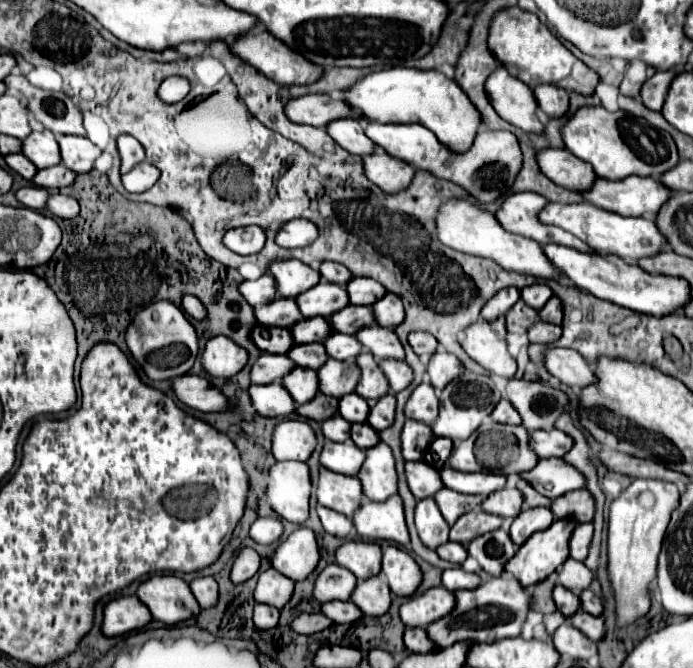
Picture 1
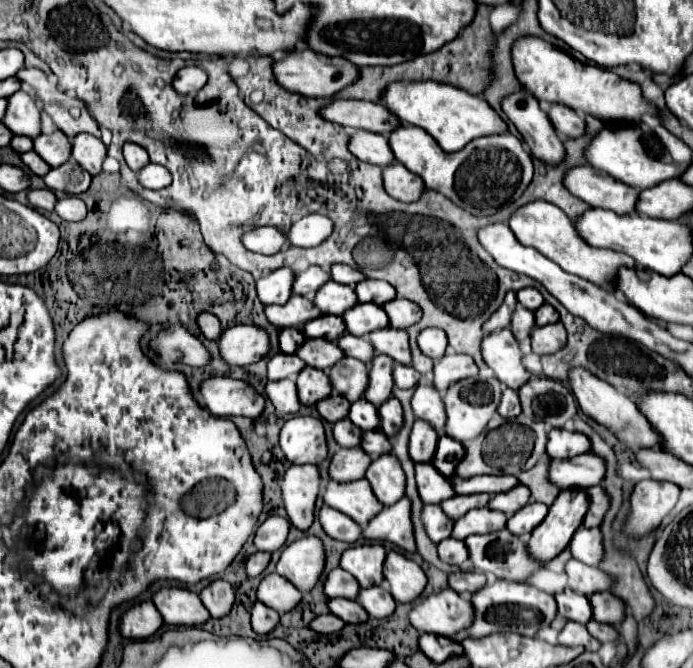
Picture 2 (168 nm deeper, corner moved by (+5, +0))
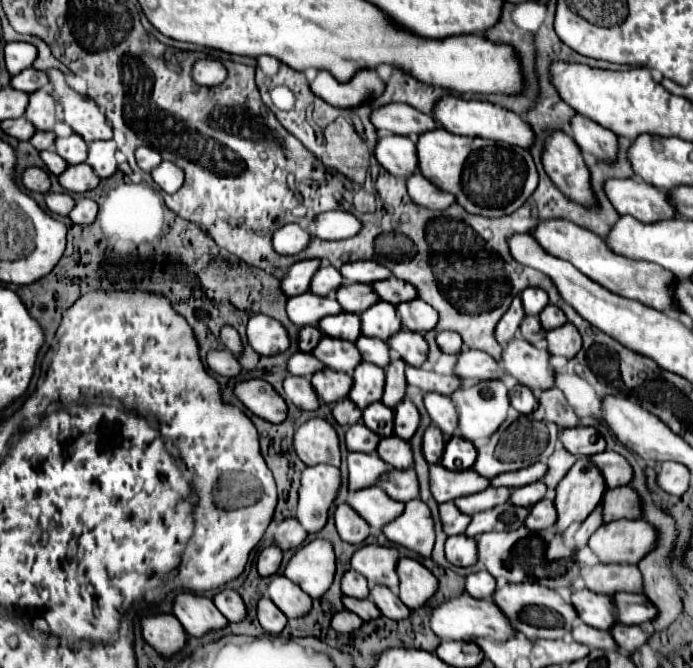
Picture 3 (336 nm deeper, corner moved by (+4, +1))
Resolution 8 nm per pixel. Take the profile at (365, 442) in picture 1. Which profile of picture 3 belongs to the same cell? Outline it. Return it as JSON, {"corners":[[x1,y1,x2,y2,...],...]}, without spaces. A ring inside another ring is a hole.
{"corners":[[388,436,382,438,376,452,380,454,380,458,396,468,396,470,408,470,414,468,414,456,410,454,410,442,398,438,398,436]]}

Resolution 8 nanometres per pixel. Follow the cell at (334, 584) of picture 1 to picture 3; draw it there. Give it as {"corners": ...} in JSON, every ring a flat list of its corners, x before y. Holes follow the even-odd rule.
{"corners":[[348,570,342,578,342,592,352,598,368,598,368,582,356,570]]}

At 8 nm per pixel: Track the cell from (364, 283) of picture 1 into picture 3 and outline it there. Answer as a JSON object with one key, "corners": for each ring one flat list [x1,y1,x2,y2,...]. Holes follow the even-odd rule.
{"corners":[[386,278,386,280,374,282,372,286,374,286,376,294,382,300,386,300,386,302,390,302,394,306,398,306,400,302,414,300,418,296,418,290,412,284,408,284,408,282,400,280,400,278]]}

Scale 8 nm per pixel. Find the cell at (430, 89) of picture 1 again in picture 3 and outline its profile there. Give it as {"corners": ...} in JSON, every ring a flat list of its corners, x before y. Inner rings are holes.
{"corners":[[444,96,432,112,434,120,446,128,452,134,460,136,478,136,478,138,488,138,494,142,506,142,510,146,522,146,524,150,530,150,536,142,536,134,528,122,524,122,518,114,504,110,496,104,490,102,480,102,480,100,460,100,454,96]]}

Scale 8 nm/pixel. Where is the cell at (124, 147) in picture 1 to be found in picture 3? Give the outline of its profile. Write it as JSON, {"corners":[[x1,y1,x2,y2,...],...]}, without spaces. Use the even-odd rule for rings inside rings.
{"corners":[[142,146,142,148,136,150,136,160,138,160,138,166,140,166,144,172,152,172,154,168,160,166,162,156,160,156,154,148]]}

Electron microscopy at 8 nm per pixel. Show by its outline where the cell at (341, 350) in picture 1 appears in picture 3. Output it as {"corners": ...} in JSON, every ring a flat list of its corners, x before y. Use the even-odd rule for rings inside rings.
{"corners":[[360,336,356,340,356,346,358,346,358,350,366,362,372,362,380,368,386,368,390,364,390,348,386,346,384,340]]}

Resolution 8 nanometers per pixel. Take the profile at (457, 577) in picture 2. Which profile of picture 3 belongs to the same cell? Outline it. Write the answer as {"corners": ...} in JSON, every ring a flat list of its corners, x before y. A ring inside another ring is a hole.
{"corners":[[482,570,482,572,476,572,476,574,470,574,466,576,466,592,474,598,492,598,496,590,496,580,492,578,490,572]]}

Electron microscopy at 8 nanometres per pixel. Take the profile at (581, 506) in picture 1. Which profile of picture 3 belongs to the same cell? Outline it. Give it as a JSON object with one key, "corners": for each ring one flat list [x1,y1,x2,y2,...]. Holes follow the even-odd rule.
{"corners":[[620,486,614,490,608,490,604,494,604,522,612,522,612,520,636,520,642,518,642,500,640,494,632,488,632,486]]}

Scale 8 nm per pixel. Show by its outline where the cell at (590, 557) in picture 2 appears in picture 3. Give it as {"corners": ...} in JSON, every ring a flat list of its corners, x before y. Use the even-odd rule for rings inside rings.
{"corners":[[616,520,600,526,588,546,606,564,638,564,658,546,658,530,644,520]]}

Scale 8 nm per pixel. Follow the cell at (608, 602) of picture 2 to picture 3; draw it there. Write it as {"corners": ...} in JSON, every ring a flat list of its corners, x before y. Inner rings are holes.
{"corners":[[618,592,612,596,616,610,618,610,618,622,622,624,642,624,652,622,658,614,658,608,652,606,652,602,644,594,628,594]]}

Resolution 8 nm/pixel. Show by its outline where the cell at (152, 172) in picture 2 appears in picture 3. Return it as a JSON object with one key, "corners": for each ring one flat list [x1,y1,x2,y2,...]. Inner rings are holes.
{"corners":[[162,162,154,172,152,172,154,182,166,192,166,194,176,194,182,184,184,184,184,172,172,164,172,162]]}

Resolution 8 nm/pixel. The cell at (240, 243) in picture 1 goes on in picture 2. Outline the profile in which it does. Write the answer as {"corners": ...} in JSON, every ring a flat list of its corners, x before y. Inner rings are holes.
{"corners":[[255,227,243,233,241,243,253,253,273,255,285,245,285,235,277,227]]}

